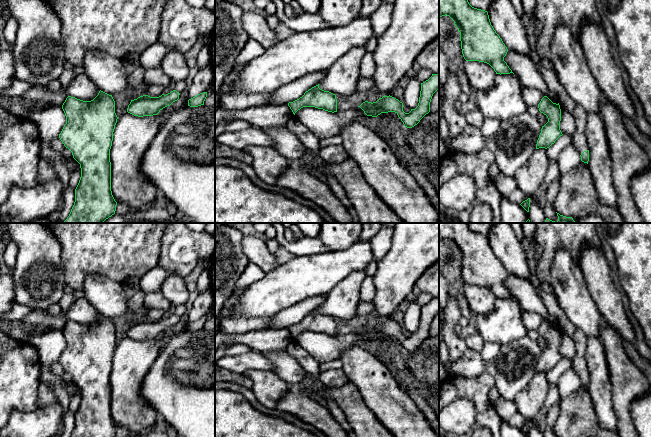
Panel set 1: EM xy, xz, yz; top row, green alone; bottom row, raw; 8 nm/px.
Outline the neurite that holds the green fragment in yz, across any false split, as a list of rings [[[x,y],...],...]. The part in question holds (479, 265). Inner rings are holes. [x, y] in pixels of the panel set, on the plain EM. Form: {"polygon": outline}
{"polygon": [[[439,223],[439,242],[449,240],[460,257],[461,273],[466,285],[489,288],[496,298],[513,297],[504,285],[508,273],[491,249],[488,236],[472,231],[468,223]]]}

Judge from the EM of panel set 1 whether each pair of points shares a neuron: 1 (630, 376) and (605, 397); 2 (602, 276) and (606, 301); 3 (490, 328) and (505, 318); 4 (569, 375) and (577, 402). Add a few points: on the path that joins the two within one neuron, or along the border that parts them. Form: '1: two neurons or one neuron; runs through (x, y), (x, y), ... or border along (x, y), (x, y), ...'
1: two neurons; border along (607, 369), (610, 375), (611, 403), (616, 415)
2: one neuron; runs through (602, 282), (602, 289), (605, 295)
3: one neuron; runs through (494, 327), (501, 322)
4: two neurons; border along (580, 384), (574, 391), (560, 400), (560, 410)

